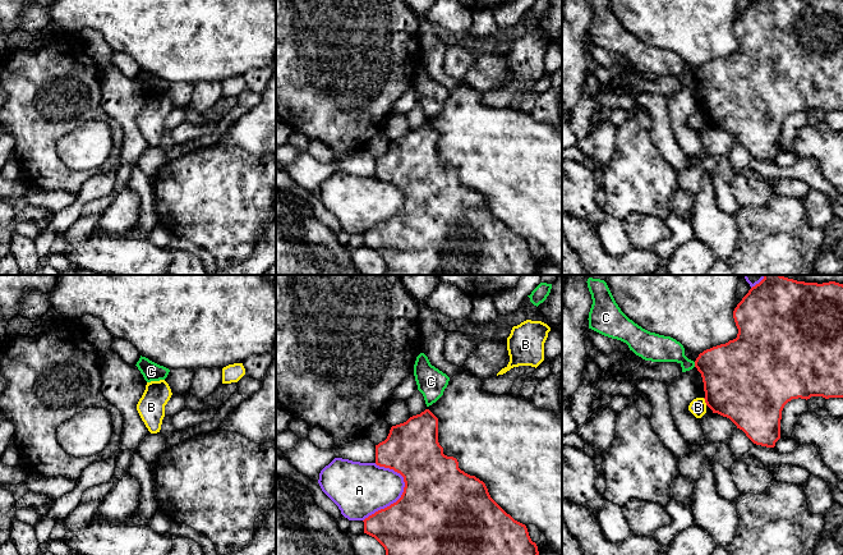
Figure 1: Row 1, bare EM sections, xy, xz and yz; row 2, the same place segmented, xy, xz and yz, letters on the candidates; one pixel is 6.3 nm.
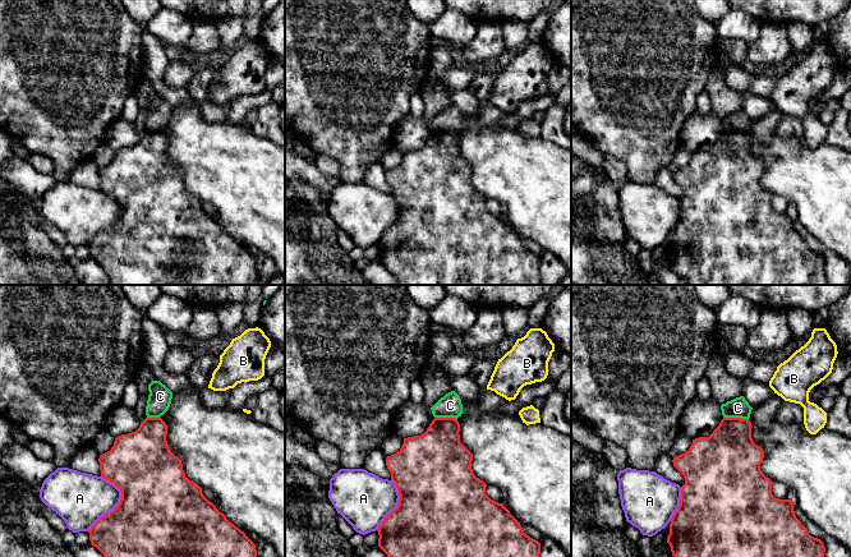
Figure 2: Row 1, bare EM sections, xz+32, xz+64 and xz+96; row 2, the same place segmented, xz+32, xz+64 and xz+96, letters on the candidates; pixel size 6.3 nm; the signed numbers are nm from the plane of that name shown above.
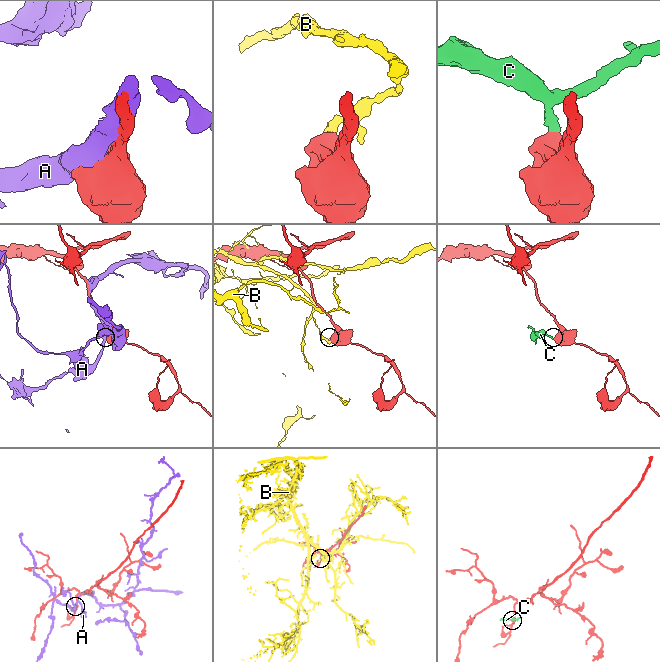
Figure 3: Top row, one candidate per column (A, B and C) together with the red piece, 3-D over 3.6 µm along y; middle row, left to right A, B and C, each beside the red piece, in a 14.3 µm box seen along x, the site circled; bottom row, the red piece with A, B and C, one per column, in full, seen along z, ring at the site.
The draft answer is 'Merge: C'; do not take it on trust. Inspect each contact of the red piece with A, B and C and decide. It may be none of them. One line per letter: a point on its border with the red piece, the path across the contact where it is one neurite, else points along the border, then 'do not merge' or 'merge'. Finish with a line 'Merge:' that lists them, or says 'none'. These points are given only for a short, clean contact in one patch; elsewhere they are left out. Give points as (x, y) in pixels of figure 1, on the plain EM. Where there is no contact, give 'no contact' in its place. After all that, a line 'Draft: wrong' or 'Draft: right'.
A: xz (394, 216) | do not merge
B: yz (705, 115) | do not merge
C: yz (695, 78) | do not merge
Merge: none
Draft: wrong

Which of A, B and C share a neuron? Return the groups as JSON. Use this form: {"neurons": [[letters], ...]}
{"neurons": [["A"], ["B"], ["C"]]}

